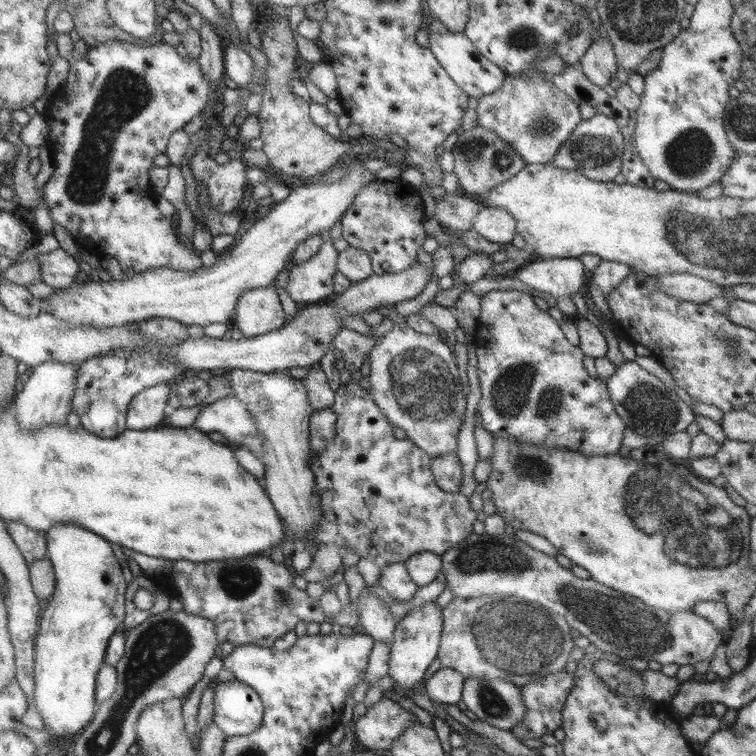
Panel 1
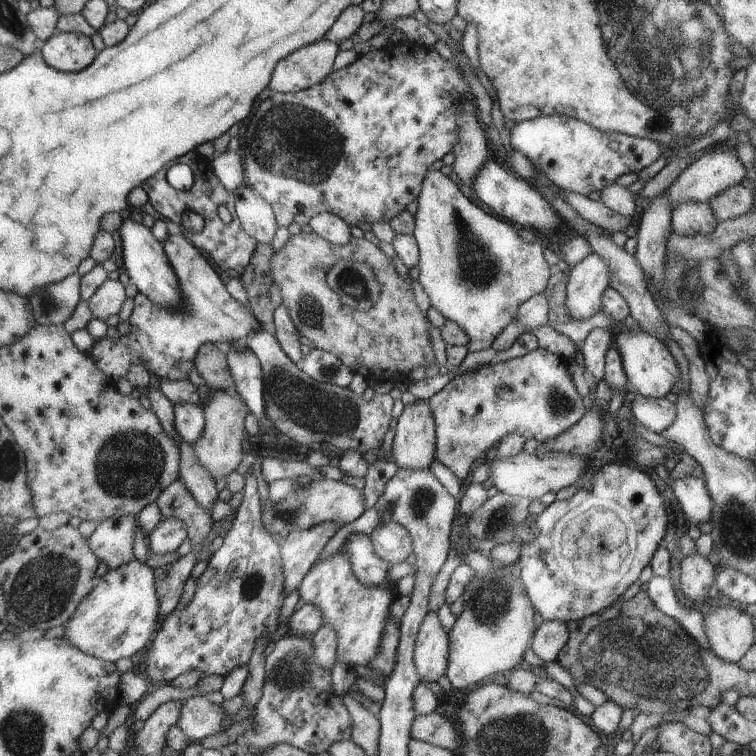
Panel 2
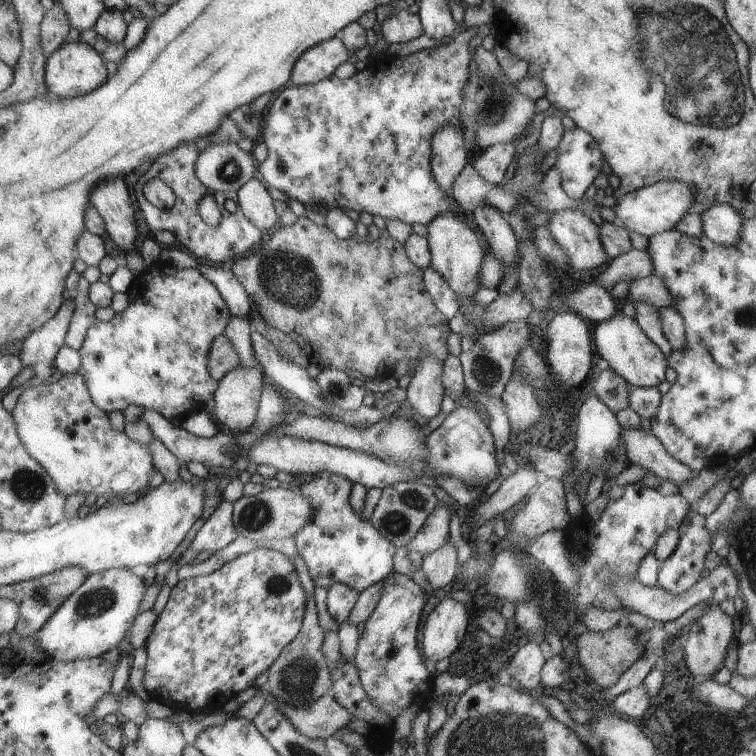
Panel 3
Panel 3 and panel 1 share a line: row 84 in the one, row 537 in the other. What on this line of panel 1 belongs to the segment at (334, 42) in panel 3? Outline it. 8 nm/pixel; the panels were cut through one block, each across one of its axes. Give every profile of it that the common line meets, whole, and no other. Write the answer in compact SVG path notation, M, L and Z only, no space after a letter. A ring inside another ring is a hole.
M231 369L228 380L232 395L242 402L257 424L262 440L265 464L265 488L273 508L285 528L292 530L295 540L306 539L318 521L314 510L314 478L308 460L311 451L308 422L312 408L307 400L306 388L301 379L292 378L287 371L261 373Z

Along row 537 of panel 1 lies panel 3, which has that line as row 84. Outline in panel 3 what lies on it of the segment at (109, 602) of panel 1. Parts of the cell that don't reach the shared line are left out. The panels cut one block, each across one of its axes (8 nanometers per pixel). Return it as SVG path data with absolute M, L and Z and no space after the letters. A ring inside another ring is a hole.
M79 40L62 44L45 59L44 80L49 94L57 98L67 96L81 96L91 90L95 90L99 84L107 80L105 62L100 54L97 54L91 46Z

